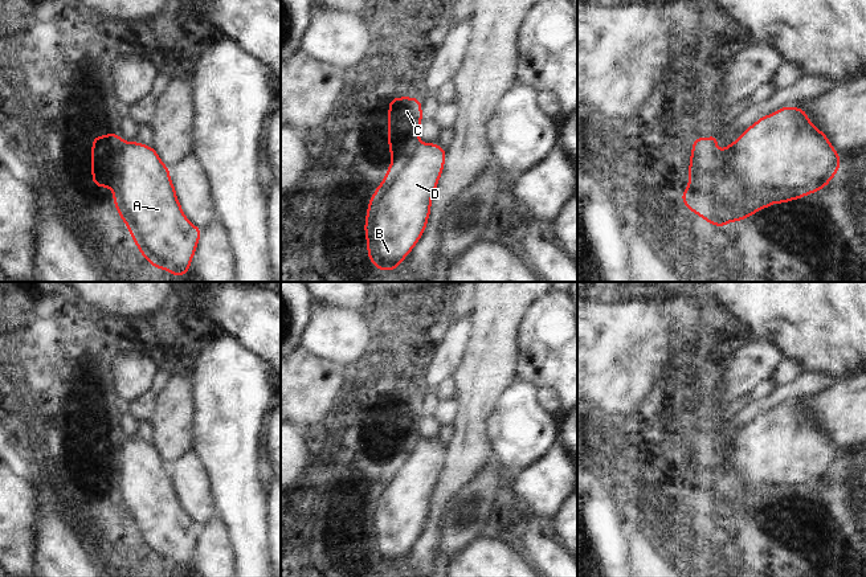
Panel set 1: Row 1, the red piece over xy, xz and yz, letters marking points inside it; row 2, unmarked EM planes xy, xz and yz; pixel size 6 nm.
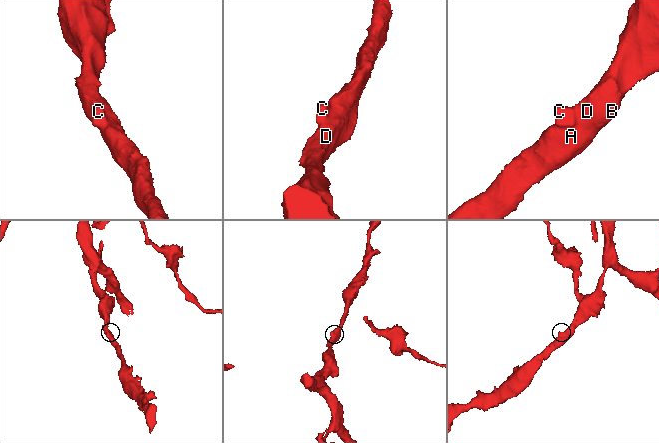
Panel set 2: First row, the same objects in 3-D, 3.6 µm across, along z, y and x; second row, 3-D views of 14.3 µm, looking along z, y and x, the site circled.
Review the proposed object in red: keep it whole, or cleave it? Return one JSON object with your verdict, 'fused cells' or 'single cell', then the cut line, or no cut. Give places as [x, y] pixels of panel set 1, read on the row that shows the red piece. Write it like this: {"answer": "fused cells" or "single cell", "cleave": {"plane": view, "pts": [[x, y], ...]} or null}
{"answer": "single cell", "cleave": null}

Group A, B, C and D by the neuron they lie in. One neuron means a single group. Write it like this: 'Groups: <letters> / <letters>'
Groups: A B C D

